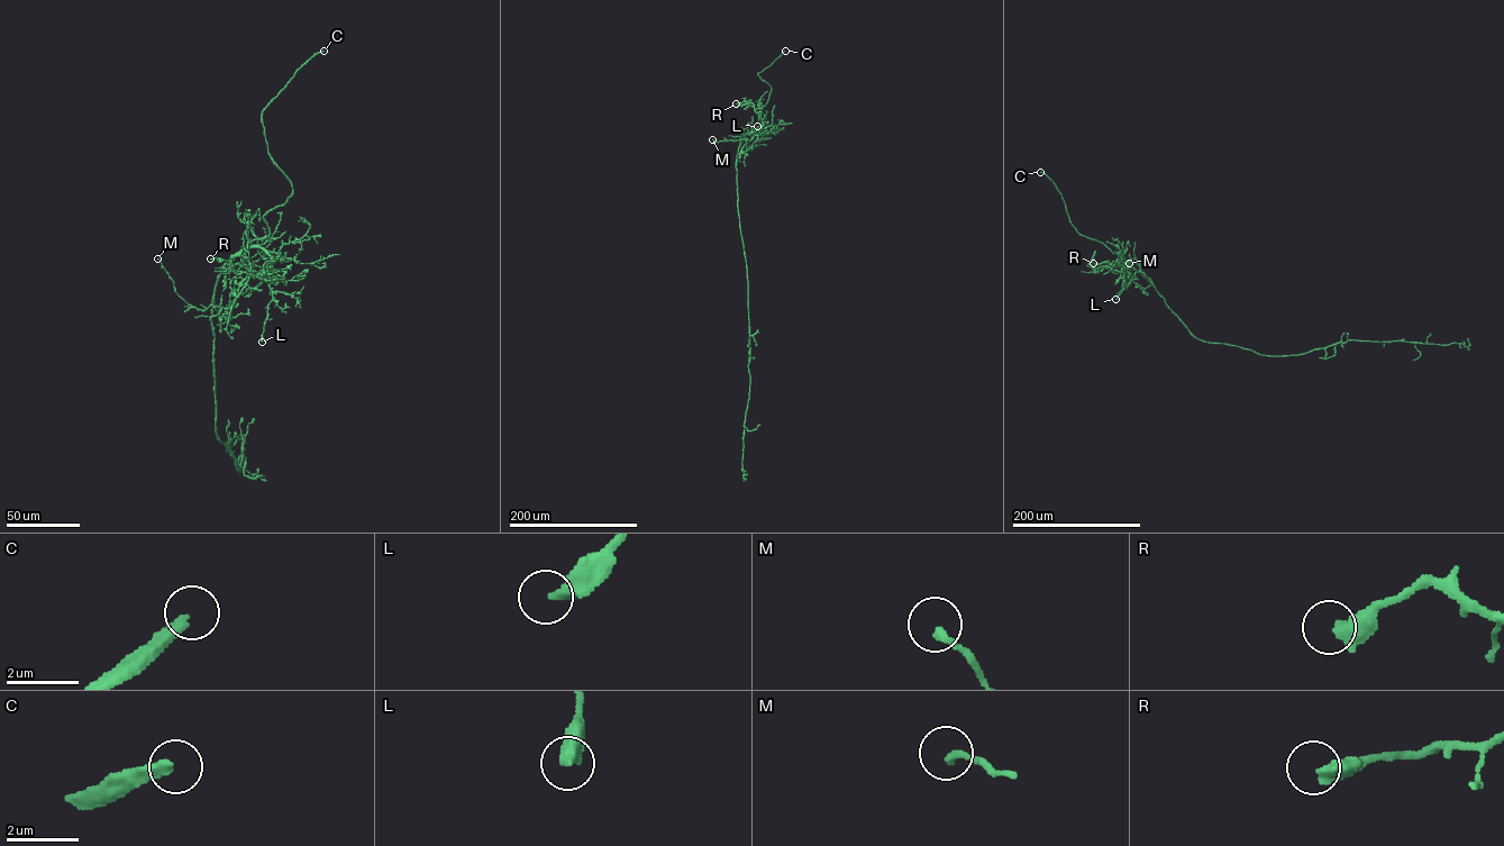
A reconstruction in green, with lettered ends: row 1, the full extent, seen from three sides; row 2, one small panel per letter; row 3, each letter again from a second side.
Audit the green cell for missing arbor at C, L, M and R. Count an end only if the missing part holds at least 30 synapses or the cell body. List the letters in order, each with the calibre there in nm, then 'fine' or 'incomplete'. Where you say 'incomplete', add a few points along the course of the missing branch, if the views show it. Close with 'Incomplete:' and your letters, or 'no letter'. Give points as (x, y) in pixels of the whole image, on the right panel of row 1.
C: calibre 300 nm; incomplete
L: calibre 360 nm; fine
M: calibre 200 nm; fine
R: calibre 500 nm; fine
Incomplete: C

